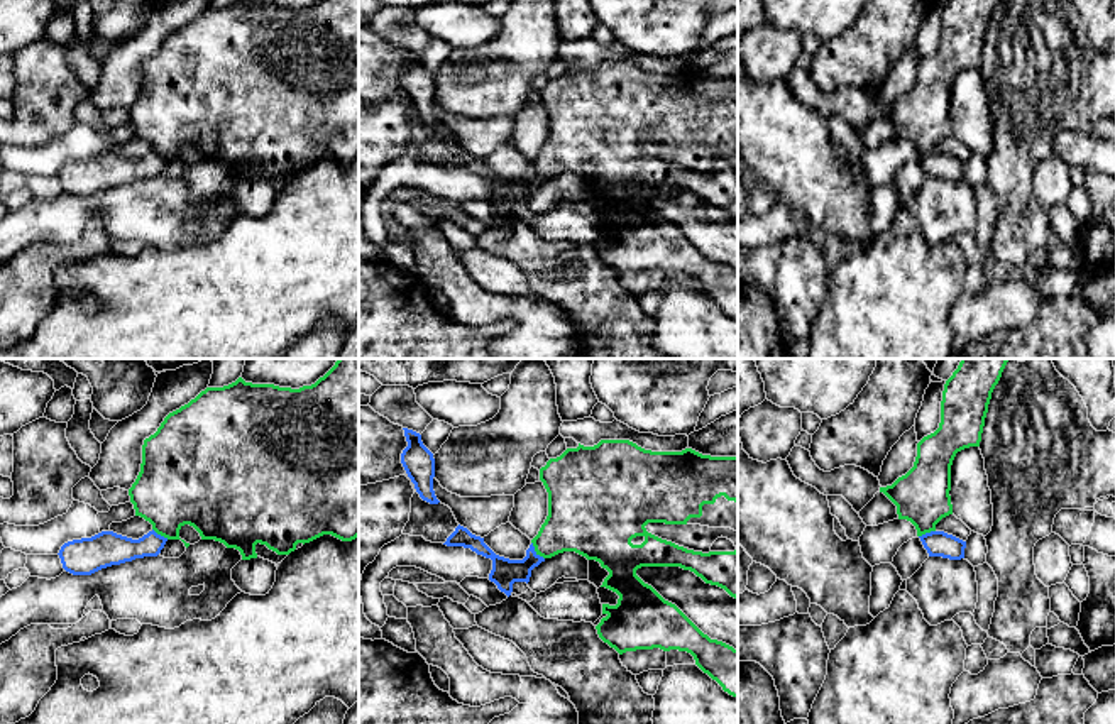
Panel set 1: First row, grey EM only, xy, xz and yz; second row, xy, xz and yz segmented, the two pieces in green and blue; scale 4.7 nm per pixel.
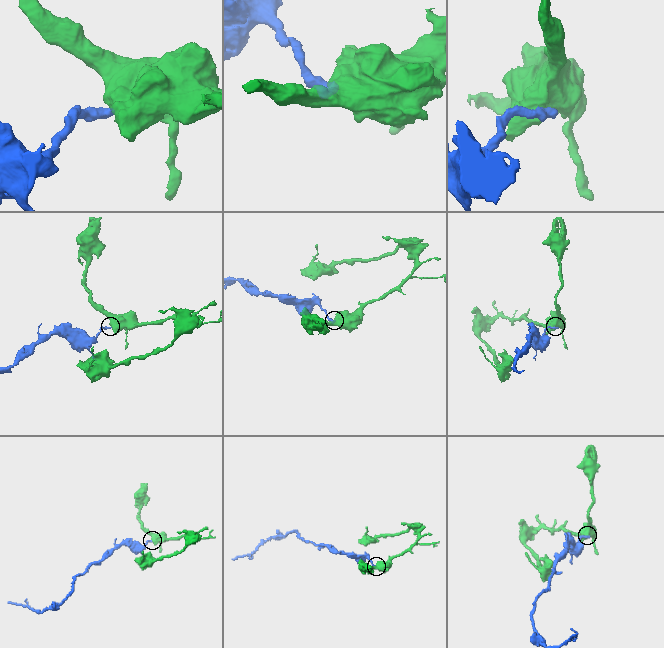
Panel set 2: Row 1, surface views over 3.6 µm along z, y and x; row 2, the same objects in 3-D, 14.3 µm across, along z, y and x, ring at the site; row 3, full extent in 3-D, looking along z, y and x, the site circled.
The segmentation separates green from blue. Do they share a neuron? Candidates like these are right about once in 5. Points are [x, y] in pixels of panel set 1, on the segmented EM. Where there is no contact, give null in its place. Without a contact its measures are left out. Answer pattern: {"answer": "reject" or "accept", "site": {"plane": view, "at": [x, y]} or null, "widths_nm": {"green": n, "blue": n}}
{"answer": "reject", "site": {"plane": "xz", "at": [535, 550]}, "widths_nm": {"green": 300, "blue": 130}}

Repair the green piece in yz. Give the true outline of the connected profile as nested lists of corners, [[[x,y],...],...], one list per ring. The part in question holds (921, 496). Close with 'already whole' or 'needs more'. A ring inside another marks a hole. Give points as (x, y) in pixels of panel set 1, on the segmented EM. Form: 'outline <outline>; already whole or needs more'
outline [[[961,359],[944,384],[939,428],[917,443],[914,467],[892,485],[880,487],[880,492],[897,506],[898,519],[907,519],[915,526],[917,536],[936,531],[936,524],[953,514],[949,496],[953,460],[958,452],[980,447],[991,392],[1007,362],[1008,359]]]; already whole

